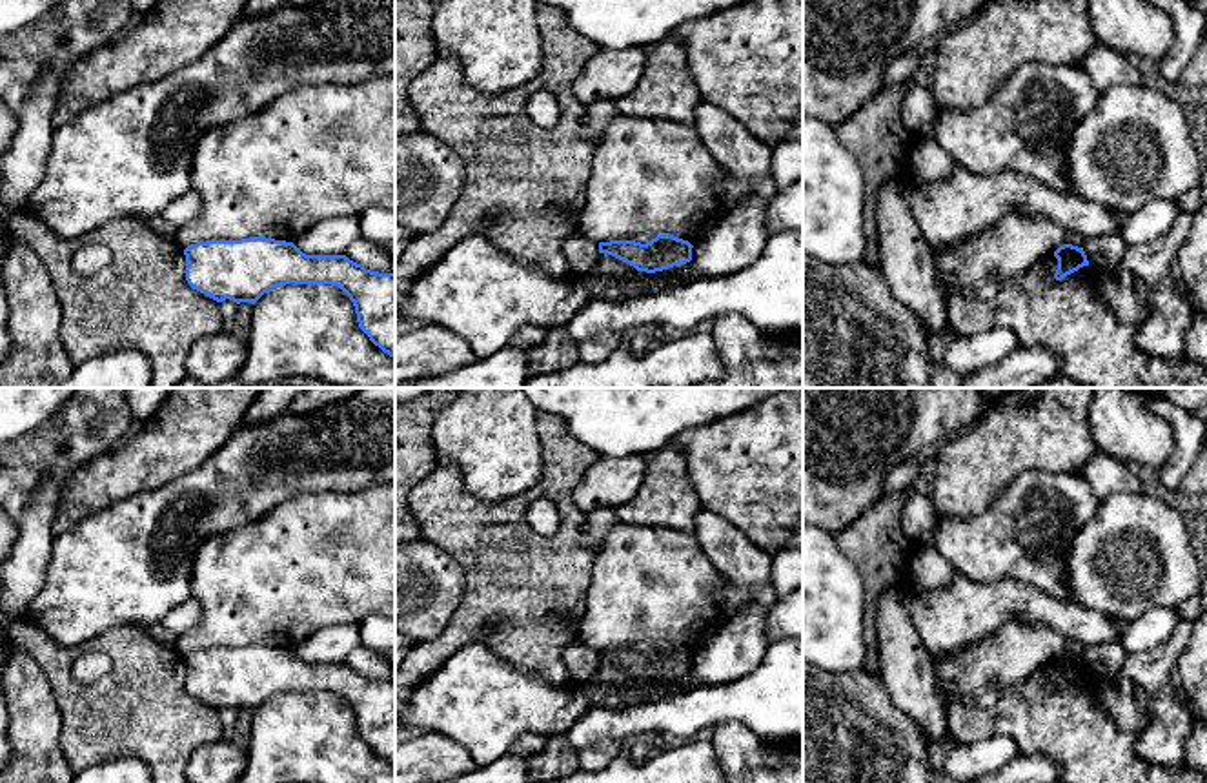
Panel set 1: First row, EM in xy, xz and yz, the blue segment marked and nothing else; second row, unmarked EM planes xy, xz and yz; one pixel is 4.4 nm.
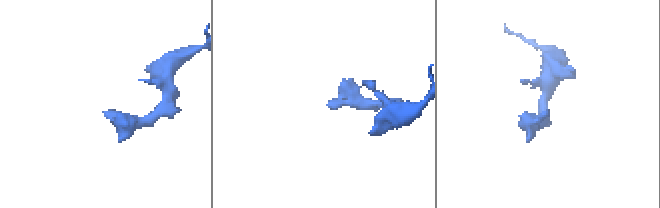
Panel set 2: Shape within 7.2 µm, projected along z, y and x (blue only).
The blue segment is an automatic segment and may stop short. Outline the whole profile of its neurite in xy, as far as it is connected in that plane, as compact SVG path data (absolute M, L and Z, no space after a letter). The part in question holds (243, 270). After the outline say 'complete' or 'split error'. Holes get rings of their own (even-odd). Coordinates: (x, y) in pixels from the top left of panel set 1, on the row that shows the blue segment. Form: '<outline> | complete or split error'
M266 237L206 240L184 249L186 280L206 297L255 304L286 284L331 284L355 306L359 328L395 359L395 273L379 273L346 255L306 255Z | complete

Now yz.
M1063 244L1054 251L1054 257L1058 259L1058 269L1054 273L1056 280L1061 280L1063 277L1078 271L1083 266L1089 266L1087 255L1083 248Z | complete

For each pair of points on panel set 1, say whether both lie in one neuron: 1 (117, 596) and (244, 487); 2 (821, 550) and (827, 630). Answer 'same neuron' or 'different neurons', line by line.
1: same neuron
2: same neuron

